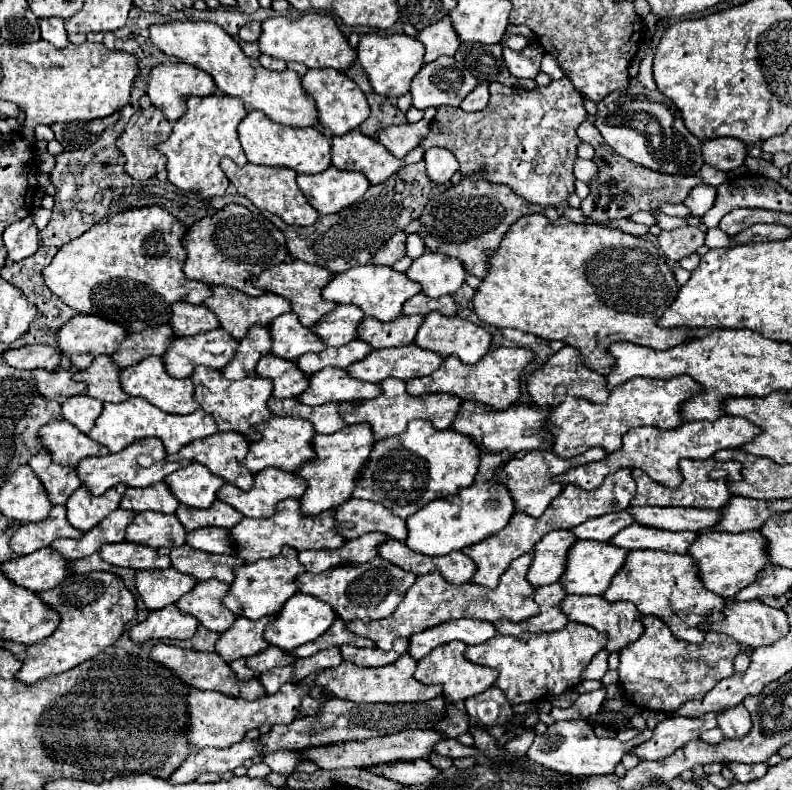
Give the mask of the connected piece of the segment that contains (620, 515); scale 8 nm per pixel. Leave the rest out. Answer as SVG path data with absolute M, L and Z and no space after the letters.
M629 510L615 512L615 514L605 514L603 518L593 518L587 520L579 526L573 528L573 534L581 540L599 540L599 542L609 542L619 530L631 526L635 518L631 518Z

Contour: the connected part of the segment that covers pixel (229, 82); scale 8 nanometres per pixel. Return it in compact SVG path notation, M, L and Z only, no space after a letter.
M167 22L167 24L153 24L149 28L151 42L165 54L177 56L181 62L187 62L195 68L209 72L219 90L227 96L237 96L243 100L245 110L261 110L273 122L285 126L315 126L317 124L317 110L307 98L301 88L301 78L293 70L273 72L259 64L259 60L245 56L241 46L217 24L213 22Z

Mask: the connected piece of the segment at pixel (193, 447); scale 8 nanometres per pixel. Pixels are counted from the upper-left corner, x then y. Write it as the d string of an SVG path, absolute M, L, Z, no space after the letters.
M217 432L211 438L195 440L177 454L169 456L169 460L195 460L203 466L207 466L213 474L225 478L227 482L239 486L241 490L251 490L255 476L241 466L241 460L245 458L249 450L249 440L243 434L231 432Z

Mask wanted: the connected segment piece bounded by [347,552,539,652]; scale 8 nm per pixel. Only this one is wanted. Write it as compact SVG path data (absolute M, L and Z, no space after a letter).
M527 552L515 562L511 562L511 566L501 576L499 586L495 590L483 588L473 582L453 586L439 572L417 576L417 582L407 590L403 602L397 606L397 610L391 616L381 618L381 620L371 620L367 624L353 620L353 622L347 622L347 628L359 636L371 638L377 644L377 648L387 652L391 650L391 644L395 638L401 638L401 636L411 638L413 634L427 630L431 626L439 626L447 620L457 620L457 618L475 618L475 620L487 620L487 622L497 622L503 618L511 622L527 620L539 614L539 606L533 600L535 586L527 582L527 570L531 568L531 562L533 562L533 552Z

